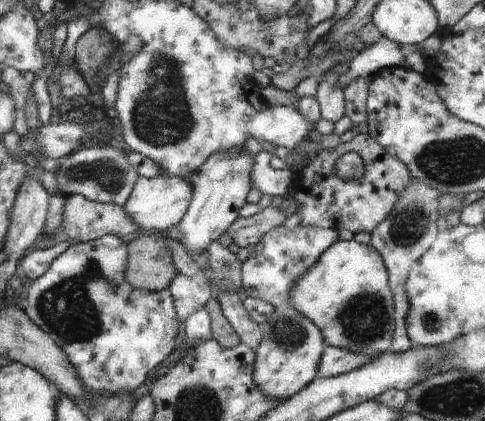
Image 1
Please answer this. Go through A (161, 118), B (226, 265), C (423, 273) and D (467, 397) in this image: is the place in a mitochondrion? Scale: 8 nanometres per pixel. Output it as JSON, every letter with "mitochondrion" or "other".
{"A":"mitochondrion","B":"mitochondrion","C":"other","D":"mitochondrion"}

